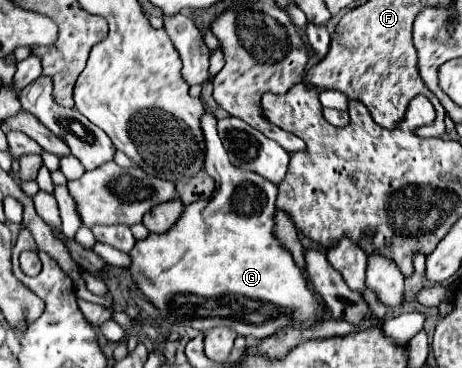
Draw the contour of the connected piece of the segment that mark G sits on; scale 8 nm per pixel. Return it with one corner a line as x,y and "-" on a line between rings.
208,112
202,116
202,130
204,130
204,138
206,138
204,170
206,170
206,174
212,174
214,180
216,180
214,196
208,200
208,204
204,206
204,210
202,210
200,216
196,216
194,210
186,208
186,210
182,212
182,218
178,218
178,222
176,222
166,234
148,234
144,240
138,240
138,242
134,244
134,248
132,248
130,254
128,254
128,256
130,256
130,266
128,266
128,270
130,270
132,280
136,282
138,290
160,310
160,316
162,316
164,320
168,320
170,324
174,324
174,326
190,326
190,328
196,328
196,330
200,330
200,332
206,332
206,330
210,330
210,328
214,328
214,326
228,326
228,328
232,328
236,334
246,336
246,338
254,338
254,340
262,340
262,338
266,338
266,336
278,332
280,328
294,326
294,324
300,326
300,328
312,326
318,318
322,318
322,314
326,312
326,306
324,306
322,302
318,302
316,294
314,294
314,292
308,288
308,284
306,284
304,272
294,264
290,252
286,252
286,250
280,246
280,242
274,238
274,234
272,234
272,226
274,226
272,216
274,216
274,210
276,210
276,192
278,192
276,186
274,186
274,182
270,182
270,180
266,180
266,178
262,178
262,176
258,176
258,174
252,174
252,172
248,172
248,170
234,168
234,164
230,164
228,154
226,154
226,148
222,146
220,138
218,138
218,134
216,134
216,118
214,118
212,114
208,114

